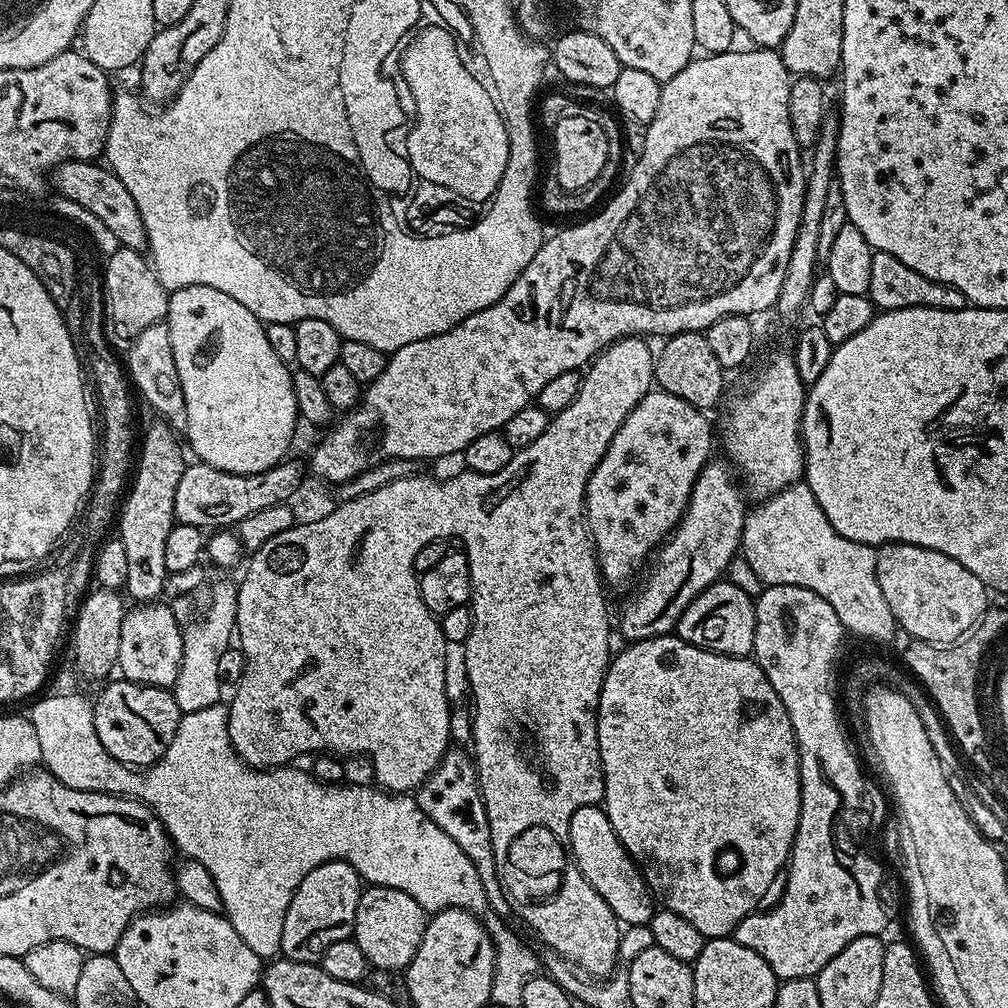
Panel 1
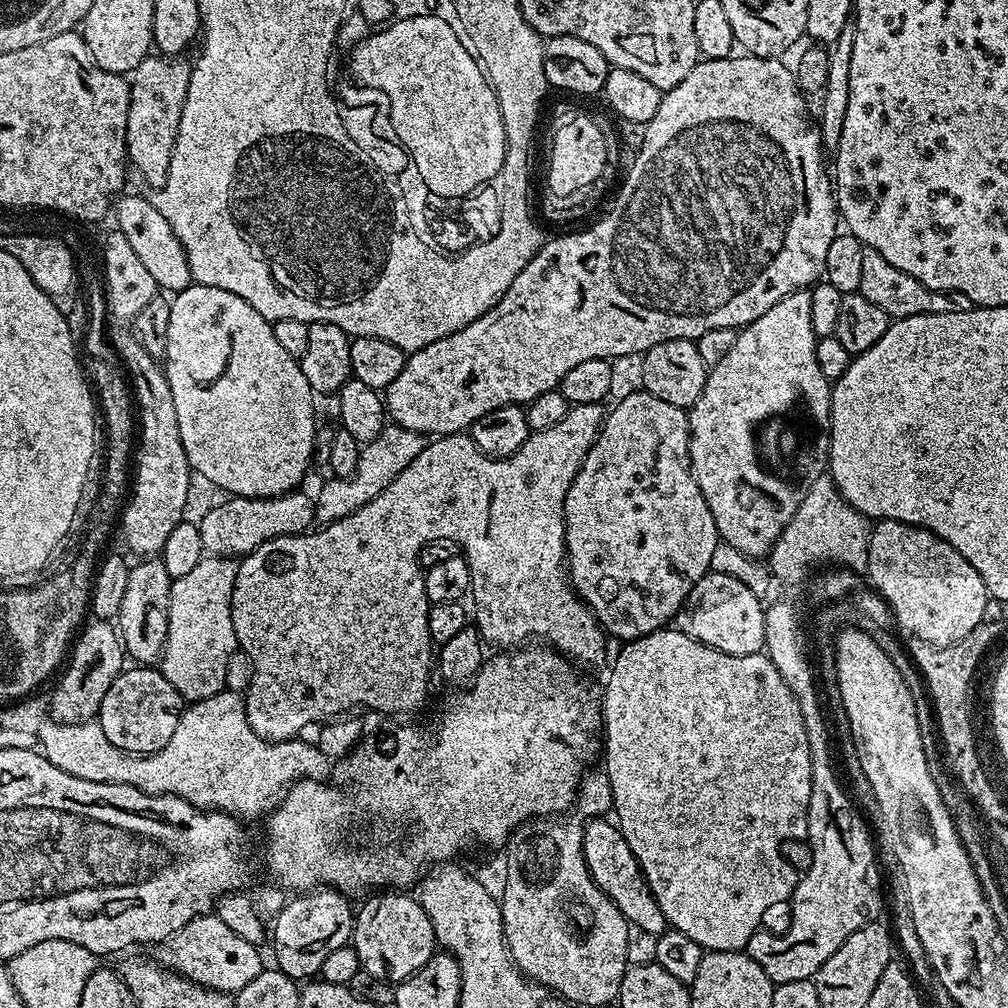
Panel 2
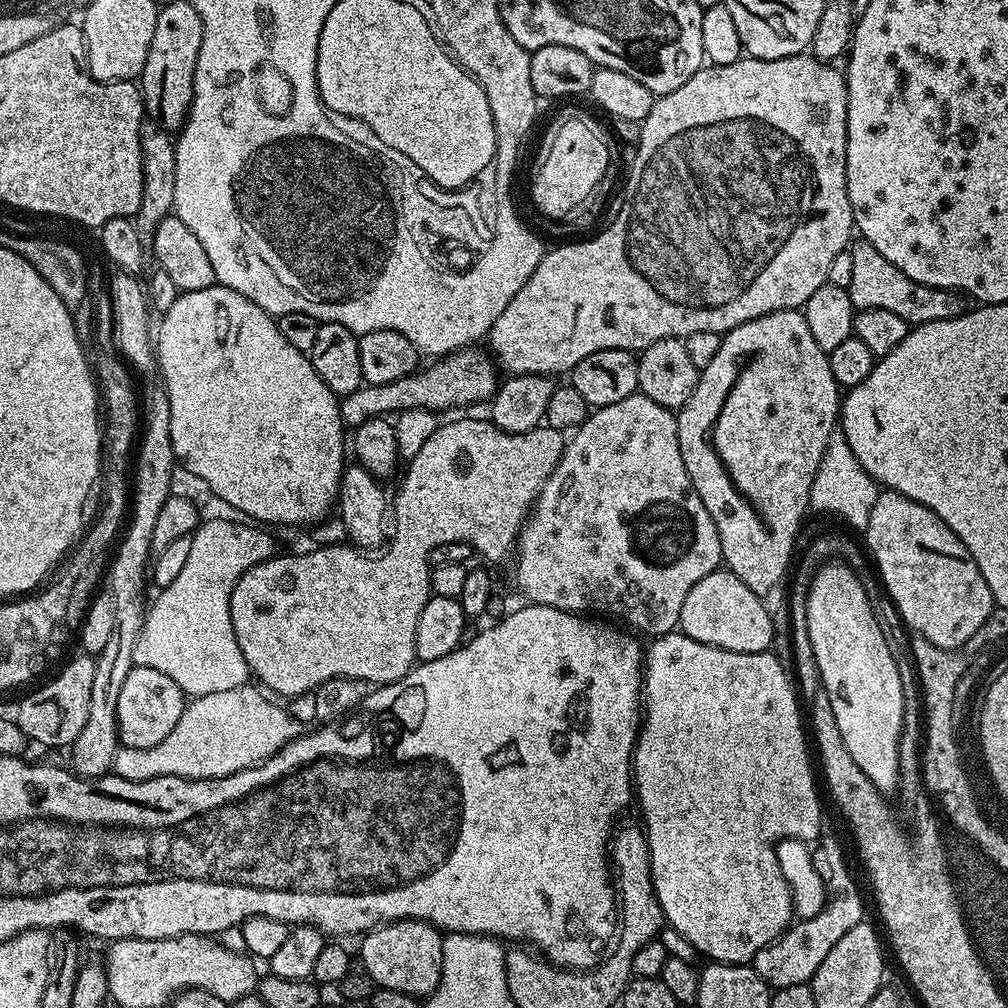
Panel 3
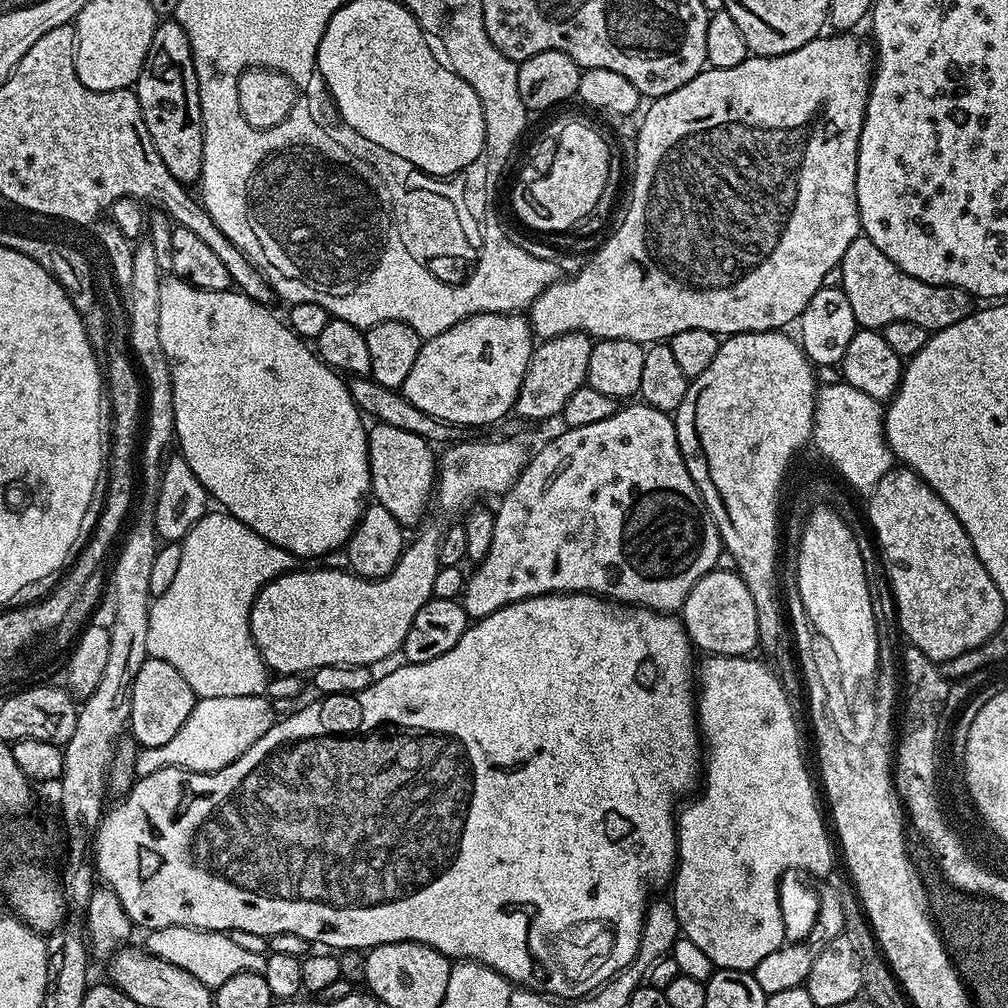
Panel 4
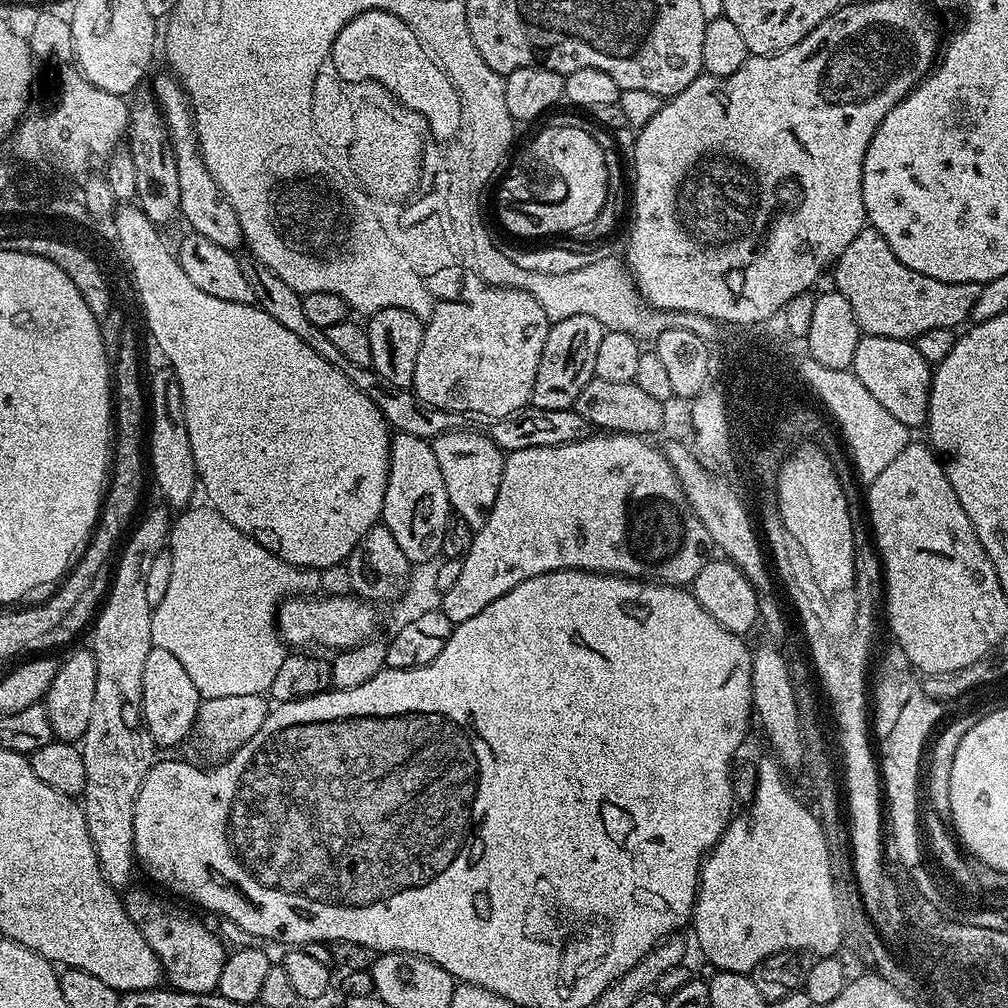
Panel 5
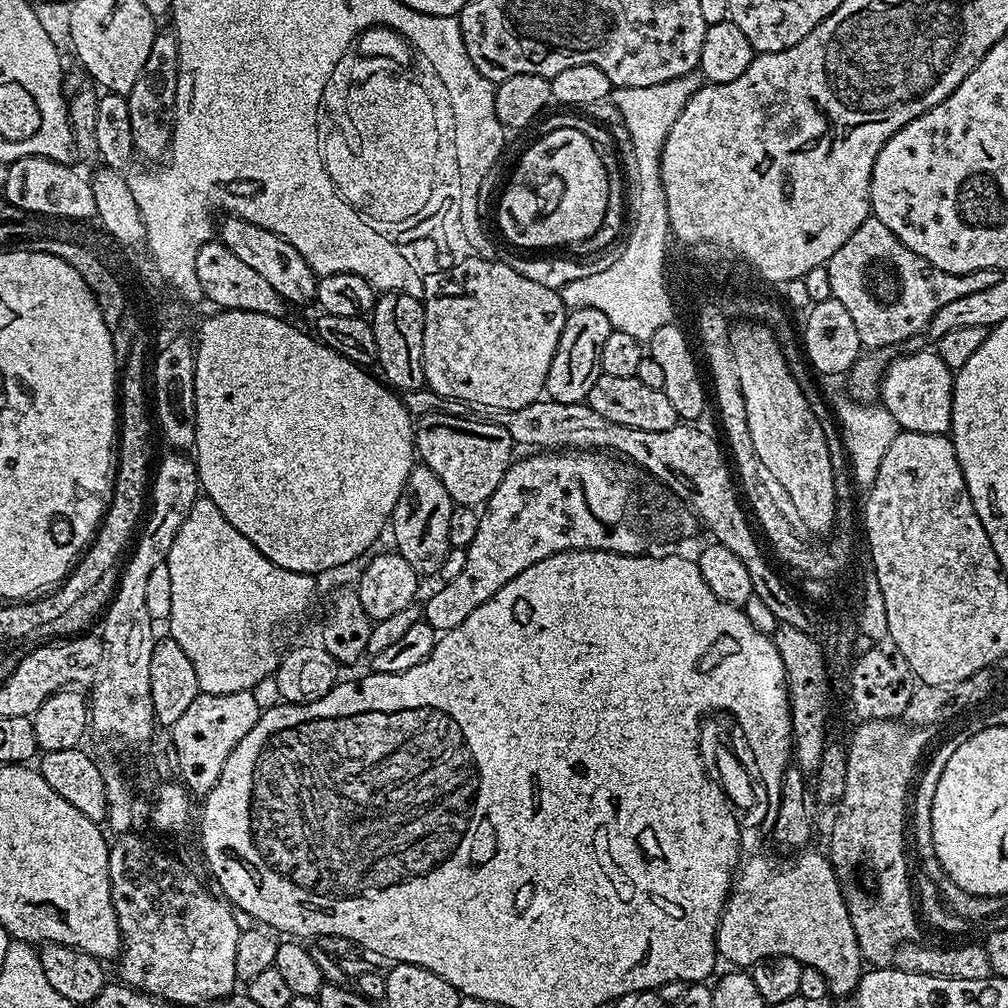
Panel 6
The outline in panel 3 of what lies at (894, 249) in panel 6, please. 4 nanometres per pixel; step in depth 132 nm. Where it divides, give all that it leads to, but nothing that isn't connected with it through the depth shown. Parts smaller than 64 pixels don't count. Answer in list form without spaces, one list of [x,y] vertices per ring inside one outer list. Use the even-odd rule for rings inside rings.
[[[857,239],[851,245],[850,251],[852,268],[850,286],[847,289],[853,308],[857,310],[870,310],[871,308],[890,310],[893,314],[898,314],[898,318],[902,318],[910,326],[953,320],[969,311],[970,304],[965,293],[958,292],[954,288],[935,288],[914,282],[914,278],[902,274],[902,270],[898,270],[898,266],[894,266],[889,260],[882,258],[882,254],[878,254],[878,250],[874,250],[874,246],[870,246],[868,240]]]

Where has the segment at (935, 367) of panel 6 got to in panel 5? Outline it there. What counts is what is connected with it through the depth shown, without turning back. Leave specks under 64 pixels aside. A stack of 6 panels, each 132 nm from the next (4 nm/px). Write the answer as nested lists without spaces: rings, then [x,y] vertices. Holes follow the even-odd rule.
[[[861,335],[850,371],[909,430],[916,430],[919,424],[921,427],[927,421],[934,368],[926,362],[926,358],[922,358],[922,354],[918,354],[912,340]]]

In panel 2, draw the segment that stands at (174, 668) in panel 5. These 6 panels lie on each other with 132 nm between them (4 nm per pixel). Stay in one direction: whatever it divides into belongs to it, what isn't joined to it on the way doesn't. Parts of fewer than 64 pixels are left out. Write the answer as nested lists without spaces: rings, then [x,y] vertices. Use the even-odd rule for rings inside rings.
[[[128,666],[106,690],[106,698],[102,698],[102,706],[98,719],[102,730],[106,730],[106,738],[114,742],[123,752],[147,754],[158,752],[166,746],[178,727],[179,718],[186,708],[186,702],[166,682],[161,672],[152,666]]]

